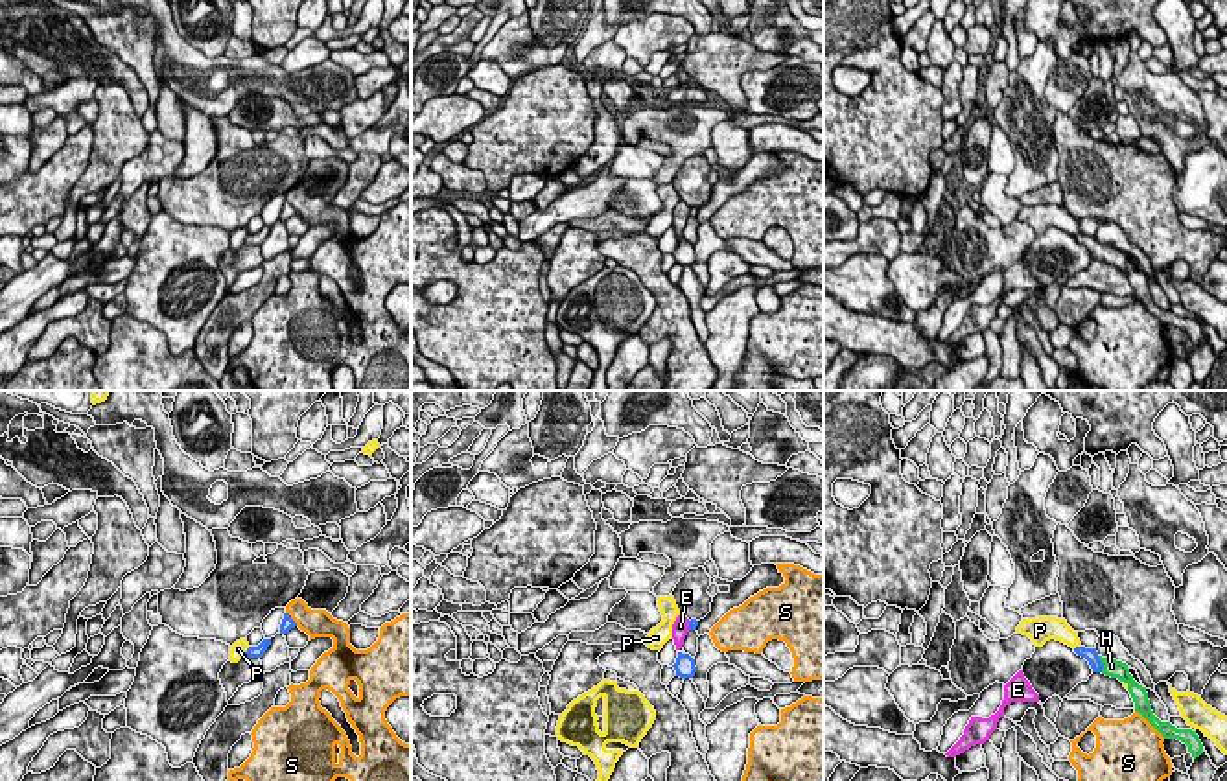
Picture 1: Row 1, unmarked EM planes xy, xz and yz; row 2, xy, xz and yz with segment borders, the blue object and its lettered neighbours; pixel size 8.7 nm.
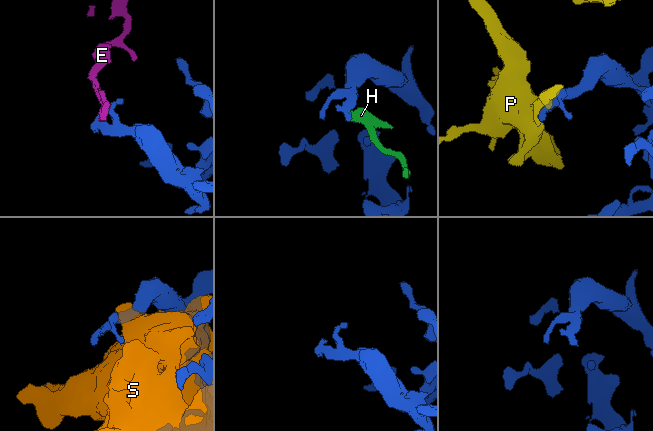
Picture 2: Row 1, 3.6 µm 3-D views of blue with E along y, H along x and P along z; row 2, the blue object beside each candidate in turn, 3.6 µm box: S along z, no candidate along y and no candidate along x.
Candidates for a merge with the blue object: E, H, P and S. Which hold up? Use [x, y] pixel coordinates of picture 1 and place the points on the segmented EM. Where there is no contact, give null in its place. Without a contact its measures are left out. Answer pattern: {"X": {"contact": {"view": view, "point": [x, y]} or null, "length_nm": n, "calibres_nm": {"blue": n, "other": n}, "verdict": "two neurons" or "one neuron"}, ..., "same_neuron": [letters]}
{"E": {"contact": {"view": "xz", "point": [689, 625]}, "length_nm": 80, "calibres_nm": {"blue": 90, "other": 140}, "verdict": "one neuron"}, "H": {"contact": {"view": "yz", "point": [1100, 664]}, "length_nm": 150, "calibres_nm": {"blue": 120, "other": 160}, "verdict": "one neuron"}, "P": {"contact": {"view": "xy", "point": [247, 651]}, "length_nm": 100, "calibres_nm": {"blue": 100, "other": 140}, "verdict": "two neurons"}, "S": {"contact": {"view": "xy", "point": [292, 619]}, "length_nm": 160, "calibres_nm": {"blue": 120, "other": 260}, "verdict": "two neurons"}, "same_neuron": ["E", "H"]}

